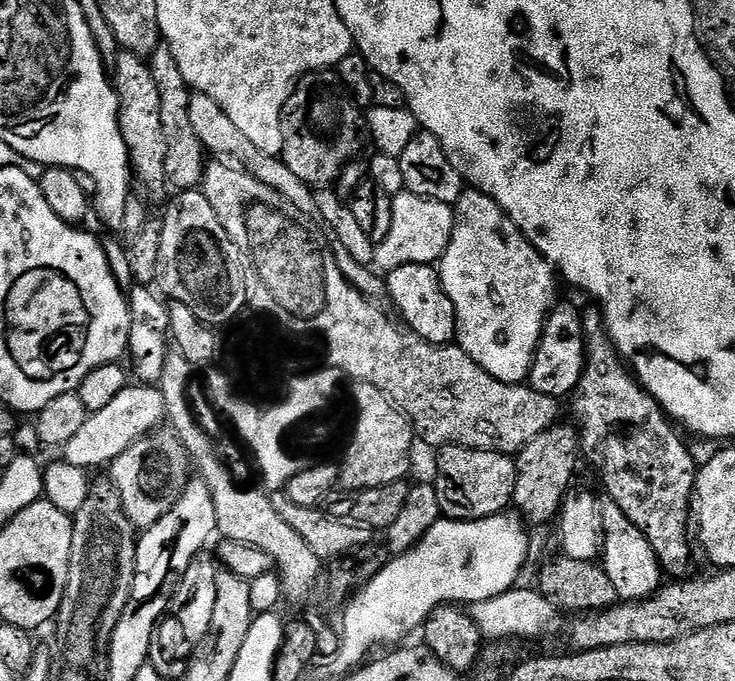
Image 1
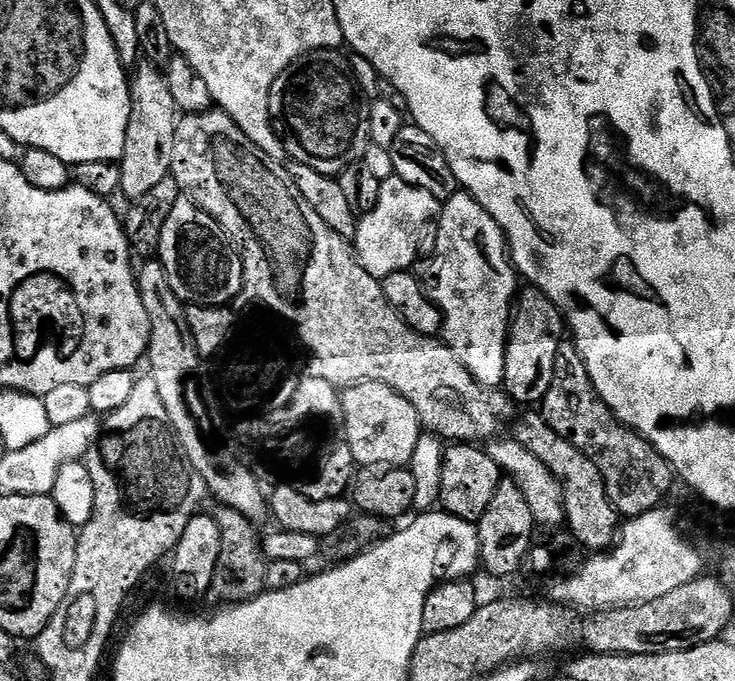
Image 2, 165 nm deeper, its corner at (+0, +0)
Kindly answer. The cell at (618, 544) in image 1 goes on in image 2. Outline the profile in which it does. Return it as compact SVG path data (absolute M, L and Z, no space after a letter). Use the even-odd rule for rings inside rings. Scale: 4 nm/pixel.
M523 416L519 417L515 425L514 438L523 448L530 450L530 454L534 454L534 458L538 458L538 462L542 462L550 470L550 474L554 474L559 480L567 531L589 553L595 554L611 548L618 539L622 517L606 494L606 486L598 466L594 466L594 462L590 462L590 458L586 458L586 454L582 454L582 450L575 448L569 440L554 434L543 416Z

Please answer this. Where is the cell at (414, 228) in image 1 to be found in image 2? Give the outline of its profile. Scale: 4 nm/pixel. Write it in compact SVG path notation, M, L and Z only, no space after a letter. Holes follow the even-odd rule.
M391 176L389 180L382 180L378 206L359 217L356 226L356 259L371 276L377 278L409 271L420 252L420 235L428 223L429 227L437 219L441 207L441 201L436 200L434 194L418 190L418 186L410 186L410 182L402 182L402 178Z

